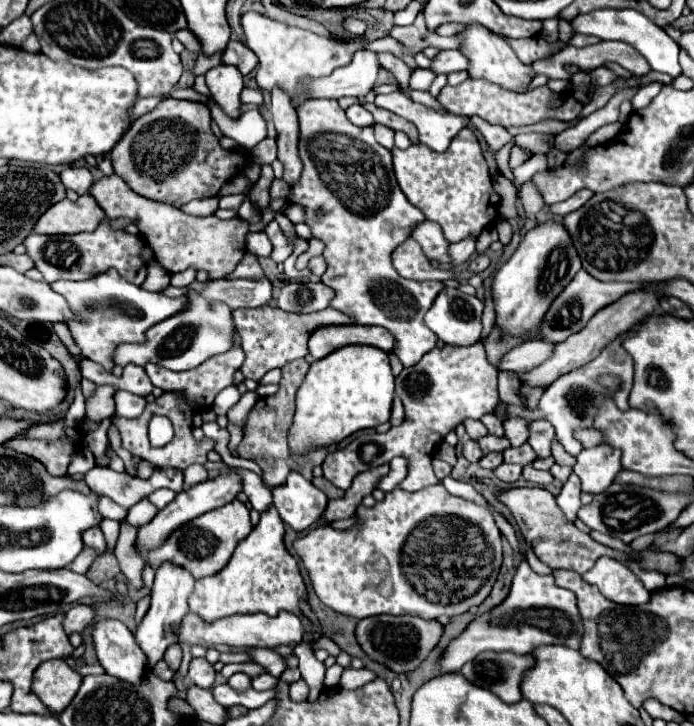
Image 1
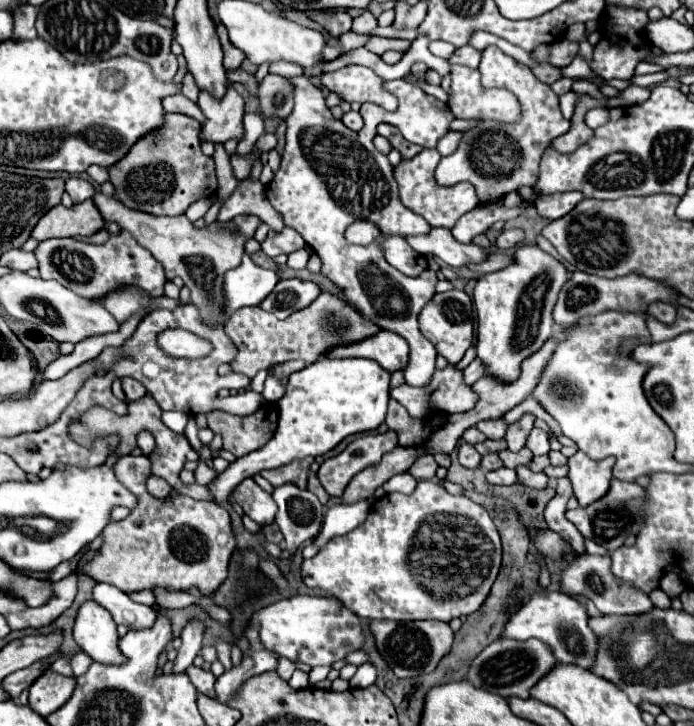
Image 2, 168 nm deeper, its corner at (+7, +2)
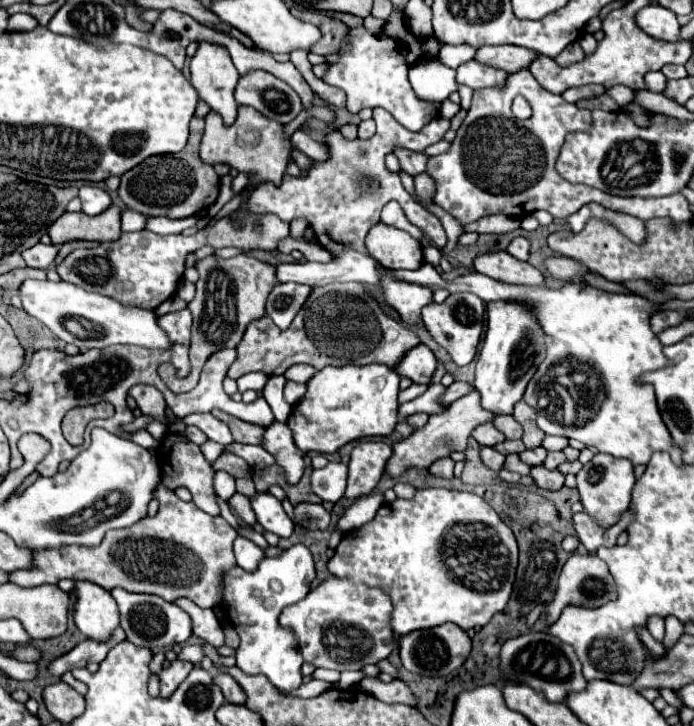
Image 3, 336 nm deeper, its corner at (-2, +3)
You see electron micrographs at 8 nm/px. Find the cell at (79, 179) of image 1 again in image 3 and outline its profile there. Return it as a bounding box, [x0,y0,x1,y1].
[79,185,111,215]

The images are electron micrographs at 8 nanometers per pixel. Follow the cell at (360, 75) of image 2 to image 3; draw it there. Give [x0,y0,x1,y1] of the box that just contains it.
[323,9,441,131]

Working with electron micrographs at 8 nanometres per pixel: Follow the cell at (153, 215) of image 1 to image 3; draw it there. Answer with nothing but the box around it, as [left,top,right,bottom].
[159,255,275,393]

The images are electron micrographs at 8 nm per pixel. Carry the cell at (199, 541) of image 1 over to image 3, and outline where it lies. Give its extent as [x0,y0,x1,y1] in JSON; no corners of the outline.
[9,483,237,607]

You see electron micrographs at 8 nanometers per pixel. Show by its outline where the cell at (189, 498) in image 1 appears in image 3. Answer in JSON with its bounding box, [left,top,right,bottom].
[287,365,399,453]

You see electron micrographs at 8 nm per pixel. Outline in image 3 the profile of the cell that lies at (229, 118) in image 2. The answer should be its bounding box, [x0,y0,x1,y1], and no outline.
[201,105,291,185]

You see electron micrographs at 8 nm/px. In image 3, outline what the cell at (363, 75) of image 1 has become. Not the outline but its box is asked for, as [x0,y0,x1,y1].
[235,71,303,125]

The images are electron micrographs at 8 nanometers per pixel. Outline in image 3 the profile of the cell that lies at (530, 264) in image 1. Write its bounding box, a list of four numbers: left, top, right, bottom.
[473,301,545,415]

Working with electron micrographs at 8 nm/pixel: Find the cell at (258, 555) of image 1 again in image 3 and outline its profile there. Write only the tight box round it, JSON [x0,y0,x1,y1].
[159,661,193,697]

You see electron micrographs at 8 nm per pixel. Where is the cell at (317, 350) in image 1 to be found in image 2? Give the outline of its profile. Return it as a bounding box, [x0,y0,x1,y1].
[326,330,410,374]

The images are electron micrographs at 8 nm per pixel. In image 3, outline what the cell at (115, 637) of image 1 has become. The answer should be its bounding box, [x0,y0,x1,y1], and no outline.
[75,581,119,643]

